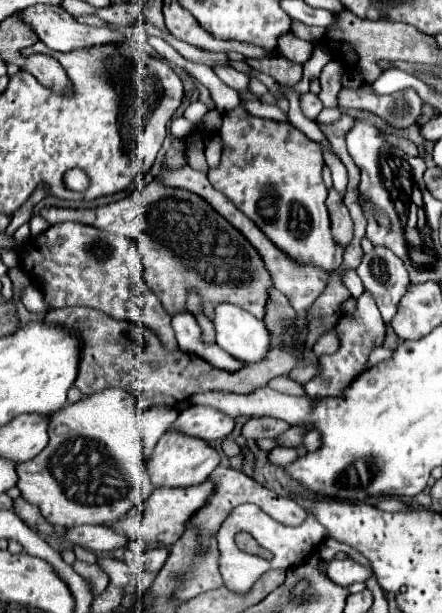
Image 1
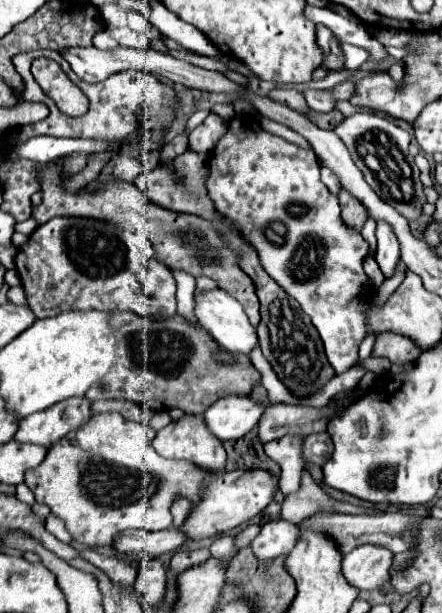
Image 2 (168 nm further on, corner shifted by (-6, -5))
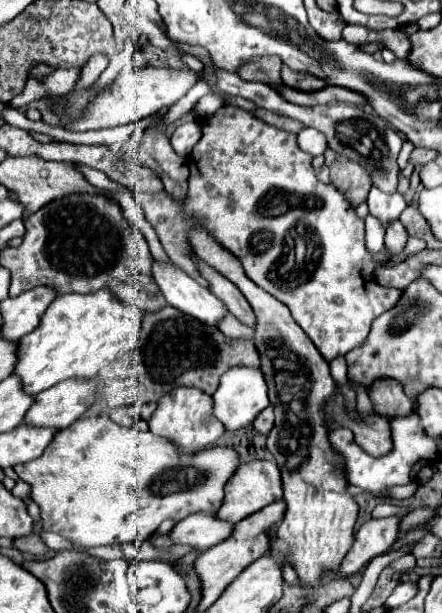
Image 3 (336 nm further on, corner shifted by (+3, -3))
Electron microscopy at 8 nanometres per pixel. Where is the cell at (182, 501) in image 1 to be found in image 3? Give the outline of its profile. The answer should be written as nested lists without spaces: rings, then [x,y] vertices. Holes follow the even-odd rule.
[[[251,461],[245,465],[239,465],[237,471],[231,475],[231,479],[225,485],[225,499],[215,517],[227,523],[239,523],[241,519],[249,517],[251,513],[263,509],[269,503],[281,501],[283,499],[283,487],[281,487],[281,477],[275,461]]]

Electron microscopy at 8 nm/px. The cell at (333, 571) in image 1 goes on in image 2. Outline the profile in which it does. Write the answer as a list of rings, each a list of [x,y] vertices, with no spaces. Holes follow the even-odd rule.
[[[360,545],[344,557],[344,577],[358,589],[382,589],[390,579],[388,569],[394,553],[386,547]]]

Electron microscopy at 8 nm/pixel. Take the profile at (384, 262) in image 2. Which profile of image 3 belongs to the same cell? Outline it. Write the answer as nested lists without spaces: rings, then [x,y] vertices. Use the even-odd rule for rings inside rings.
[[[375,187],[369,191],[367,205],[369,205],[369,213],[375,219],[379,219],[383,229],[387,229],[393,221],[397,221],[401,211],[407,207],[403,195],[399,195],[399,193],[389,195],[389,193],[383,193],[383,191],[375,189]]]

